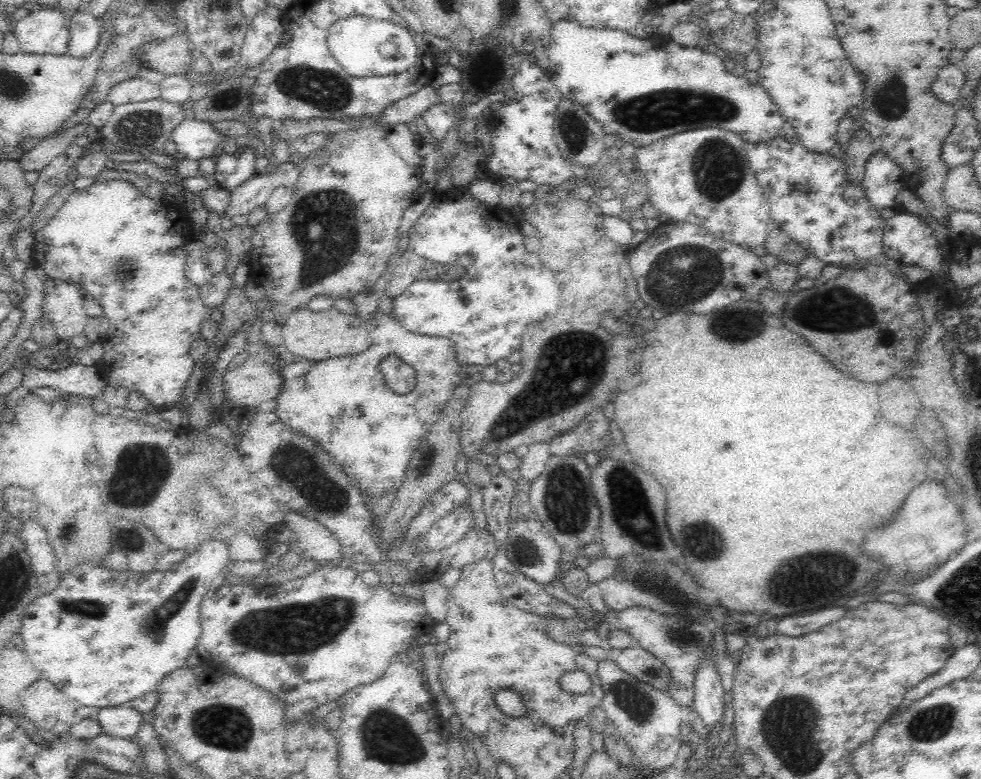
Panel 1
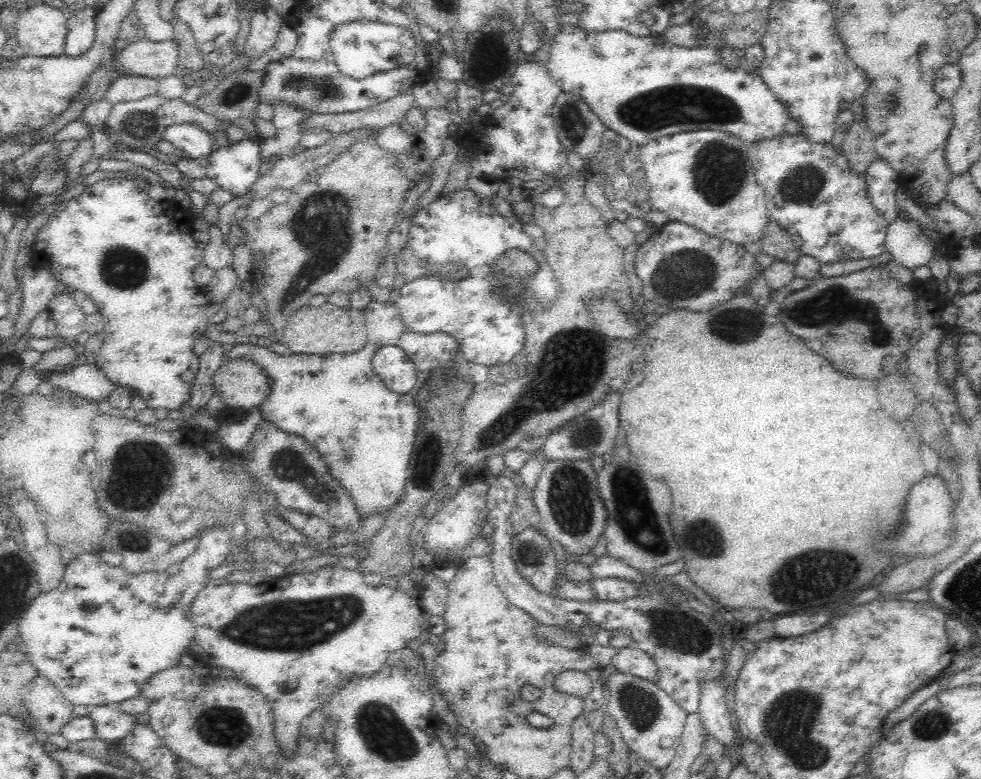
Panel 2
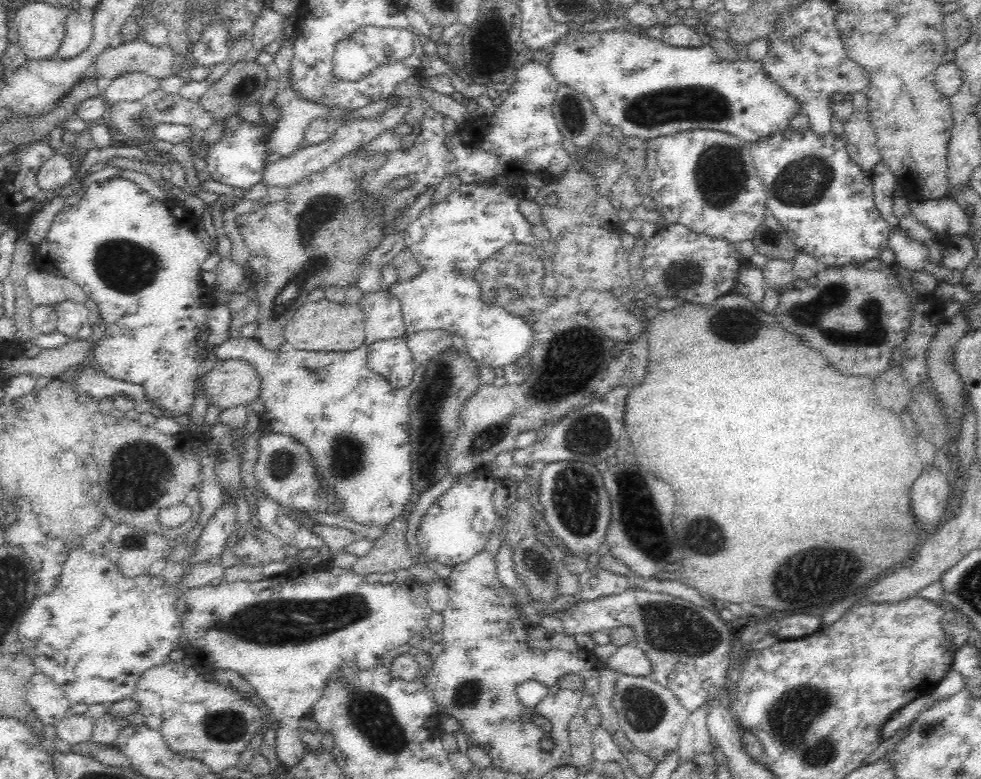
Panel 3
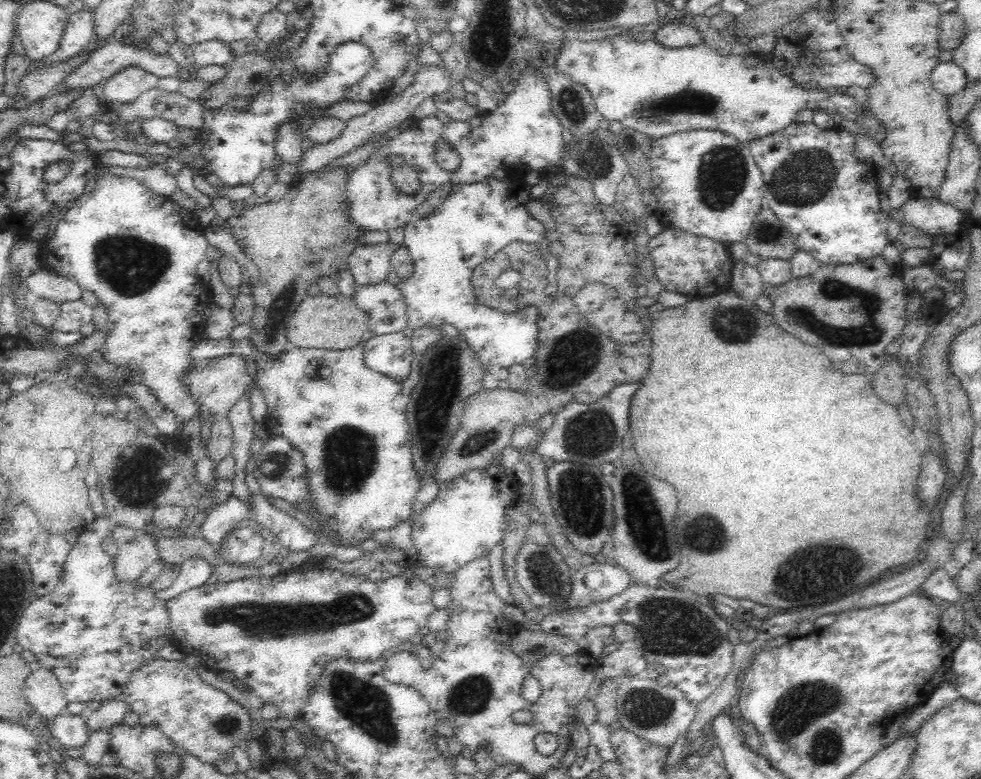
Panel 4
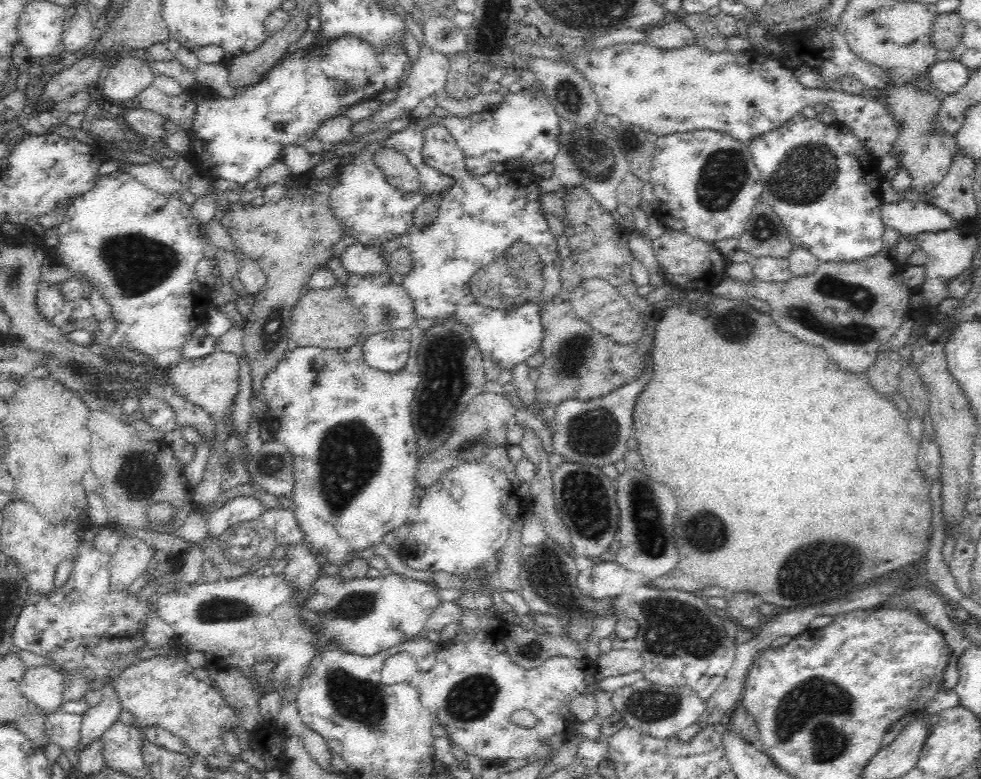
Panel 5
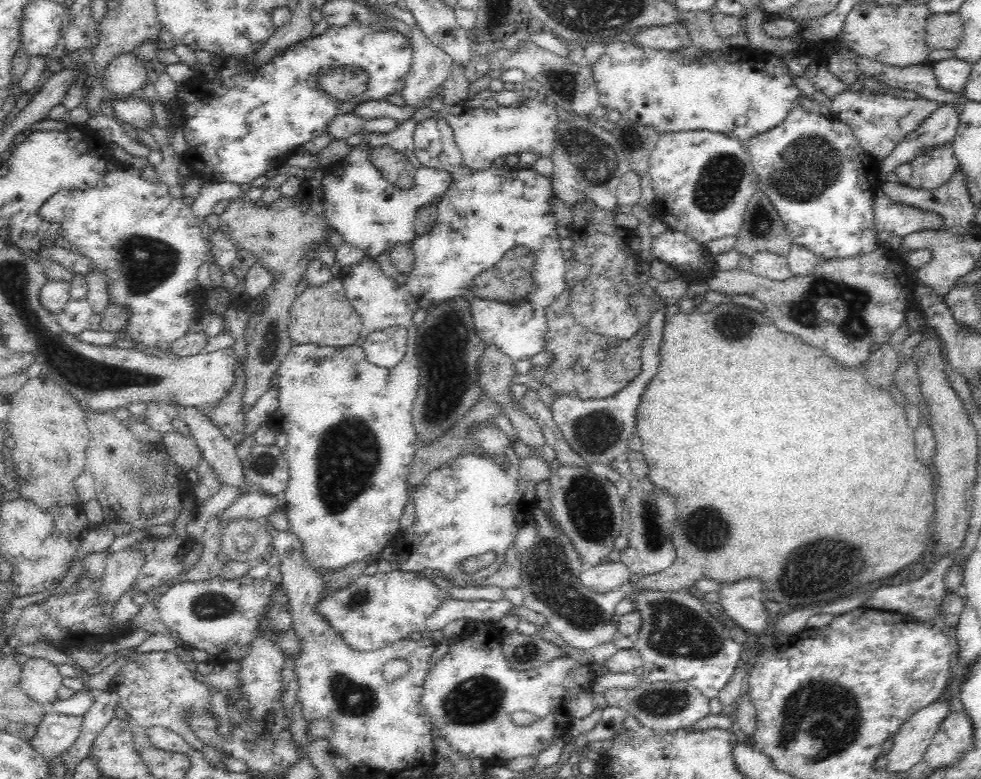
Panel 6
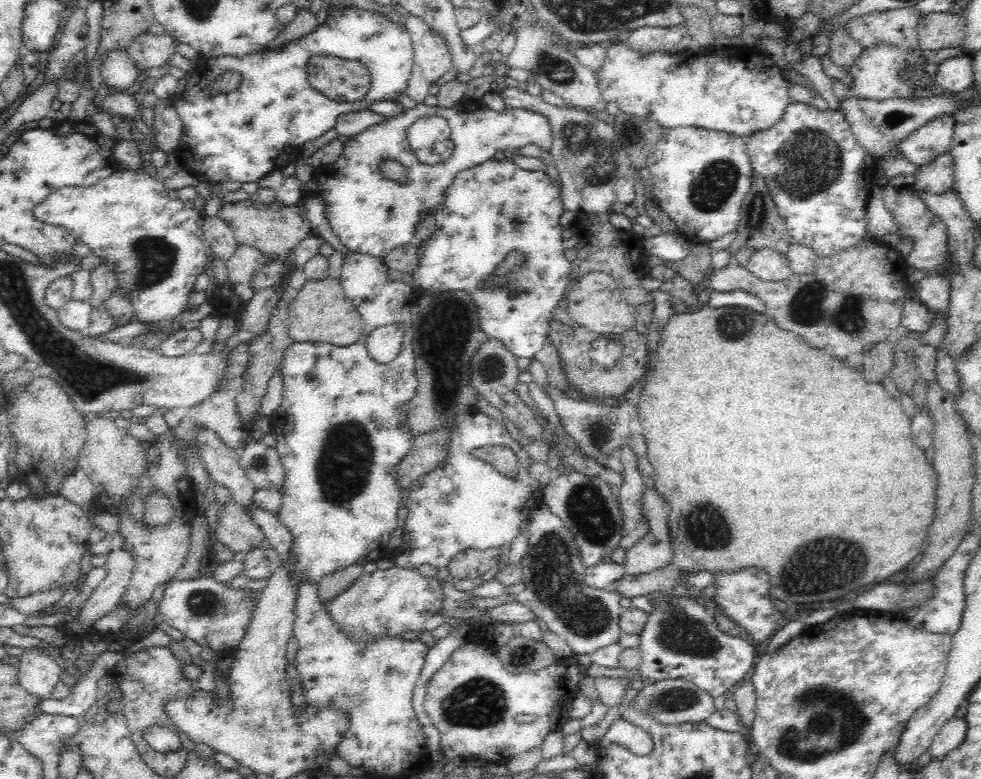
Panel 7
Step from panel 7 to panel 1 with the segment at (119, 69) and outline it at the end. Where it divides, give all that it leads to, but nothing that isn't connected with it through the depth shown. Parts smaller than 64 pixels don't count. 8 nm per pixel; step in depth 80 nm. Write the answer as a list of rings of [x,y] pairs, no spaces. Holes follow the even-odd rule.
[[[136,77],[120,82],[110,90],[109,94],[109,102],[114,106],[158,99],[161,99],[159,86]]]

